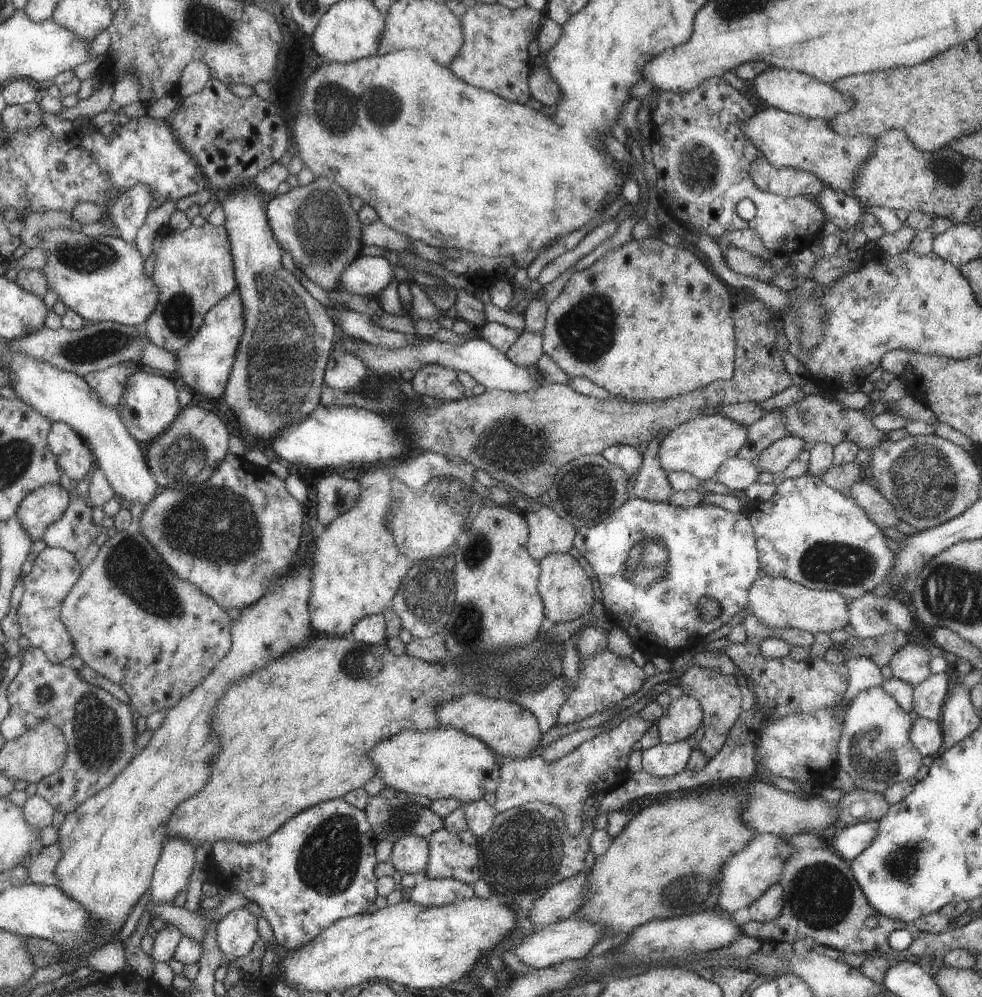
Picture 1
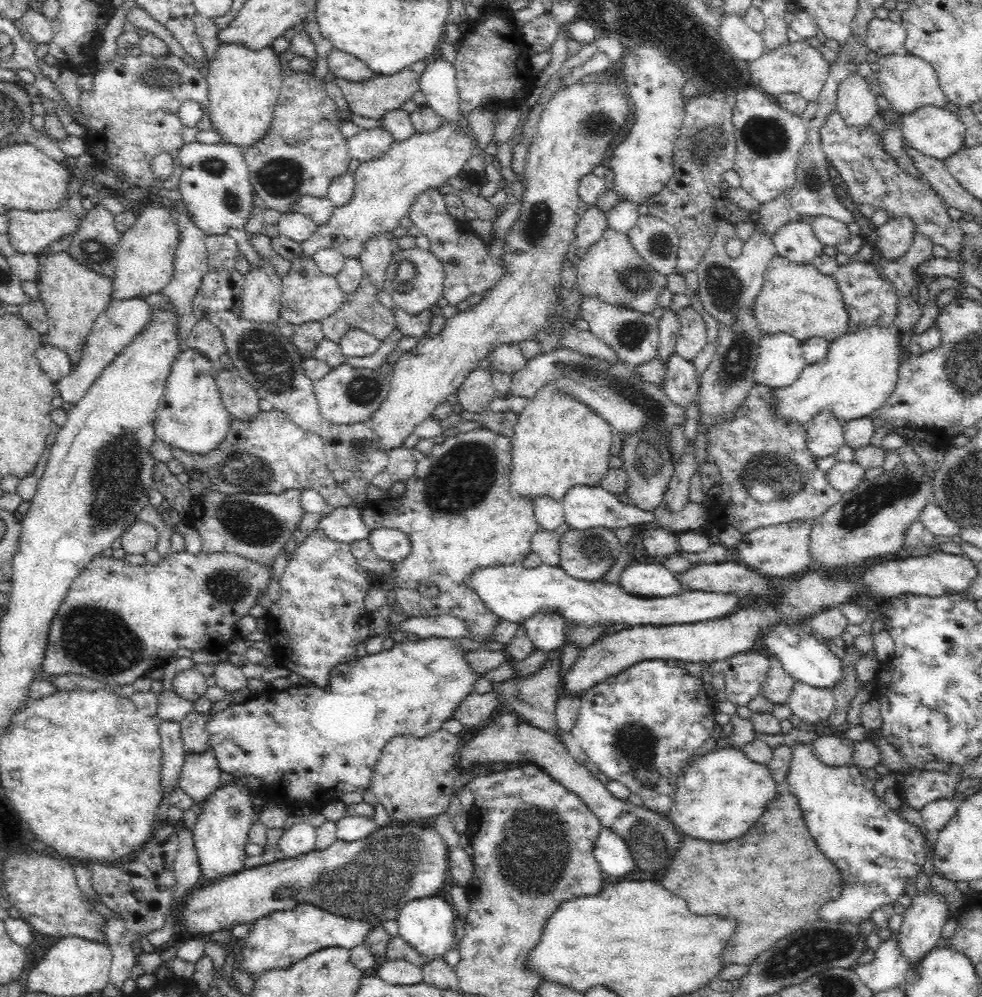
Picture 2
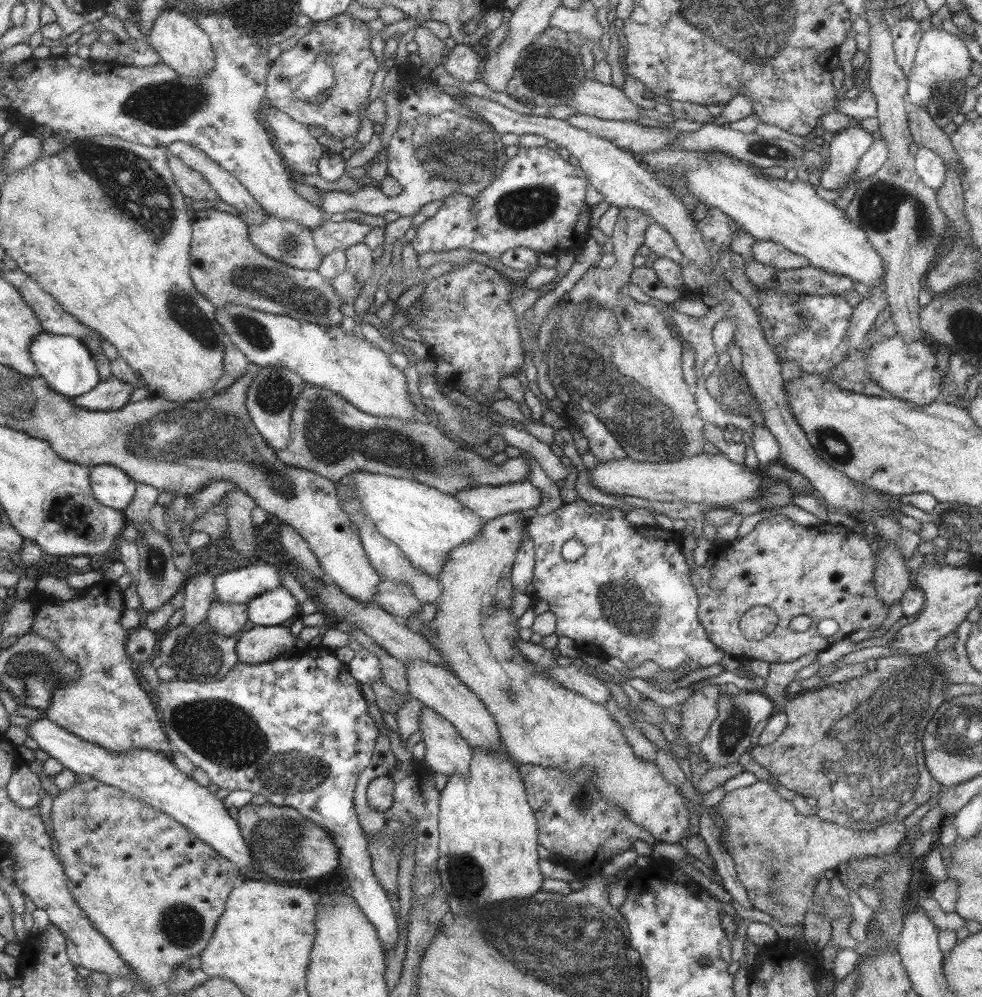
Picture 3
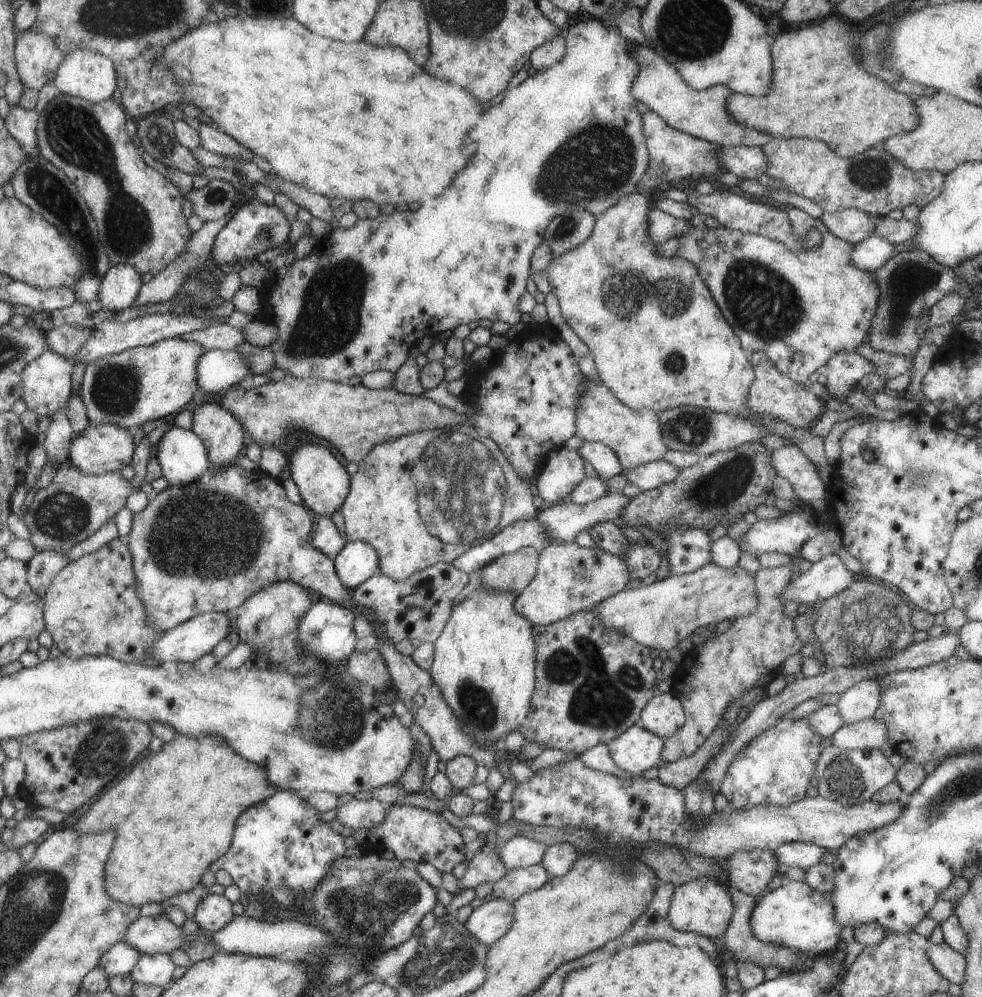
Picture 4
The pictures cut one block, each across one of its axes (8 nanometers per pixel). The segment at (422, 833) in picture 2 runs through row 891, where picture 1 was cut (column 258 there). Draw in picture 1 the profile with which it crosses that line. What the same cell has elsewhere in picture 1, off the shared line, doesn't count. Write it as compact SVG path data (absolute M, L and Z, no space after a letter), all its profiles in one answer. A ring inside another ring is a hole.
M237 188L237 190L231 192L232 194L229 197L220 196L220 206L223 208L226 219L223 226L227 230L227 235L230 238L230 254L233 258L234 276L237 278L237 292L244 308L244 328L237 352L235 352L230 375L226 381L226 394L223 396L223 400L227 403L229 409L231 409L233 416L235 416L235 422L237 422L239 428L243 430L245 434L271 443L282 429L294 423L301 423L321 404L321 388L324 388L323 370L326 370L325 362L328 362L327 356L330 356L329 350L331 350L331 346L333 346L333 324L331 324L329 316L325 314L325 308L323 308L313 296L309 296L309 292L297 282L297 278L295 278L289 270L285 270L285 268L281 266L281 250L279 250L278 242L273 240L274 236L271 236L272 229L269 226L267 218L265 218L266 214L263 214L263 206L261 206L259 196L255 196L255 194L251 194L251 192L243 192L242 188Z

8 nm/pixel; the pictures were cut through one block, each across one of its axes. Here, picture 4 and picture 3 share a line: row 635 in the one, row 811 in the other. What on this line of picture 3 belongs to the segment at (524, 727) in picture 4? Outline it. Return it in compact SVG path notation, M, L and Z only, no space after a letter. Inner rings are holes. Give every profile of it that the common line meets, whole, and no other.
M518 764L518 772L538 827L537 842L551 852L554 861L571 870L575 879L583 880L599 872L601 866L616 854L633 848L635 840L649 845L657 842L651 832L627 818L627 812L617 804L609 804L599 796L593 786L591 768L579 768L571 775L559 768Z

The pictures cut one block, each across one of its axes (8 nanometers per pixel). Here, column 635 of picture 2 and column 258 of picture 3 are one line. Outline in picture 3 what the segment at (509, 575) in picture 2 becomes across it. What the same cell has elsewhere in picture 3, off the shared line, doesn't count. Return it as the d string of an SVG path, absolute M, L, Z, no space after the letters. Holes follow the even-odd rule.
M275 587L246 603L253 626L279 626L297 612L295 598L284 587Z

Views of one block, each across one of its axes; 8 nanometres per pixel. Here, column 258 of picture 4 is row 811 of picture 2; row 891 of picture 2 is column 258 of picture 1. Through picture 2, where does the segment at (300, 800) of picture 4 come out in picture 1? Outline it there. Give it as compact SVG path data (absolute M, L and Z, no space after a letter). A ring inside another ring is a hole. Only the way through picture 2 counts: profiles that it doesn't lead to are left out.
M330 799L287 820L278 831L261 841L247 845L234 841L215 842L209 853L209 862L215 868L210 872L219 876L213 876L213 882L223 880L227 884L221 886L231 886L240 896L250 899L269 923L277 944L287 950L301 947L335 920L365 913L375 900L374 832L365 814L364 810L357 810L343 799Z

